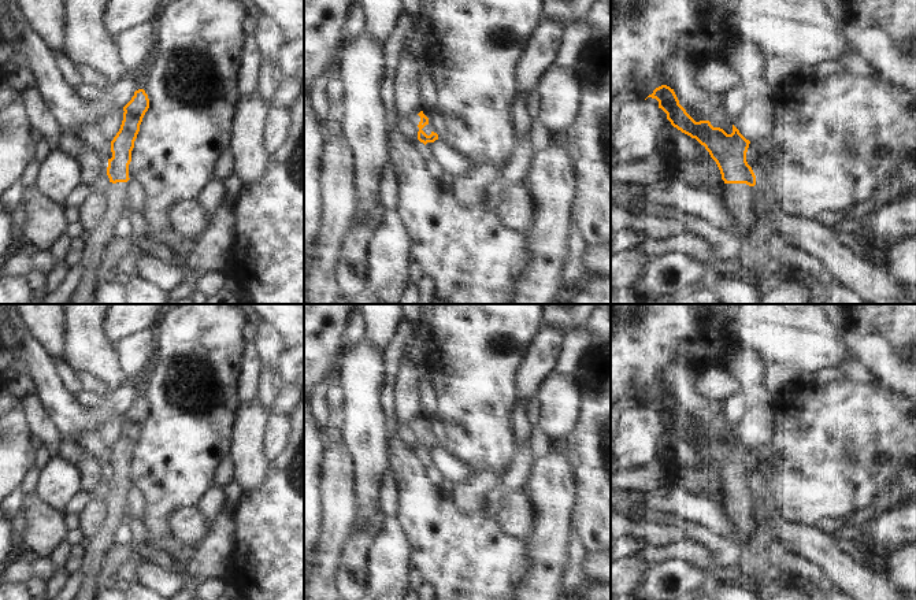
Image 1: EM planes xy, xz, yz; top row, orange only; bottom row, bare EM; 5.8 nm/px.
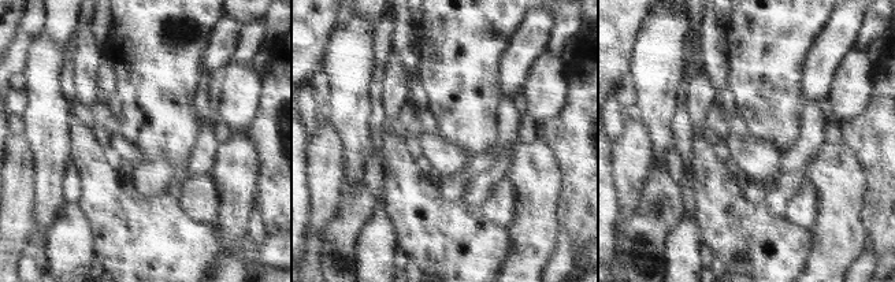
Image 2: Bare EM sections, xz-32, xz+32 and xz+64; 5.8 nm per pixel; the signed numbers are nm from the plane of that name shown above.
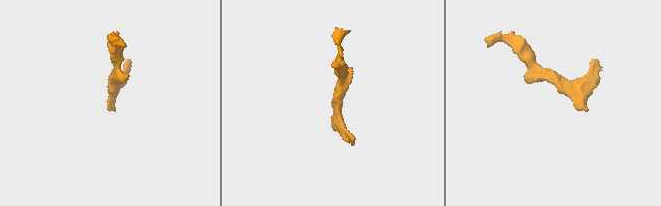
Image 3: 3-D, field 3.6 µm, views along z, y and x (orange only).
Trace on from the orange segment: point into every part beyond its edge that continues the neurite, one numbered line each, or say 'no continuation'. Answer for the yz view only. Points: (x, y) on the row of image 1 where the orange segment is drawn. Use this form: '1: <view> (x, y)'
1: yz (738, 197).

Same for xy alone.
1: xy (97, 240).

